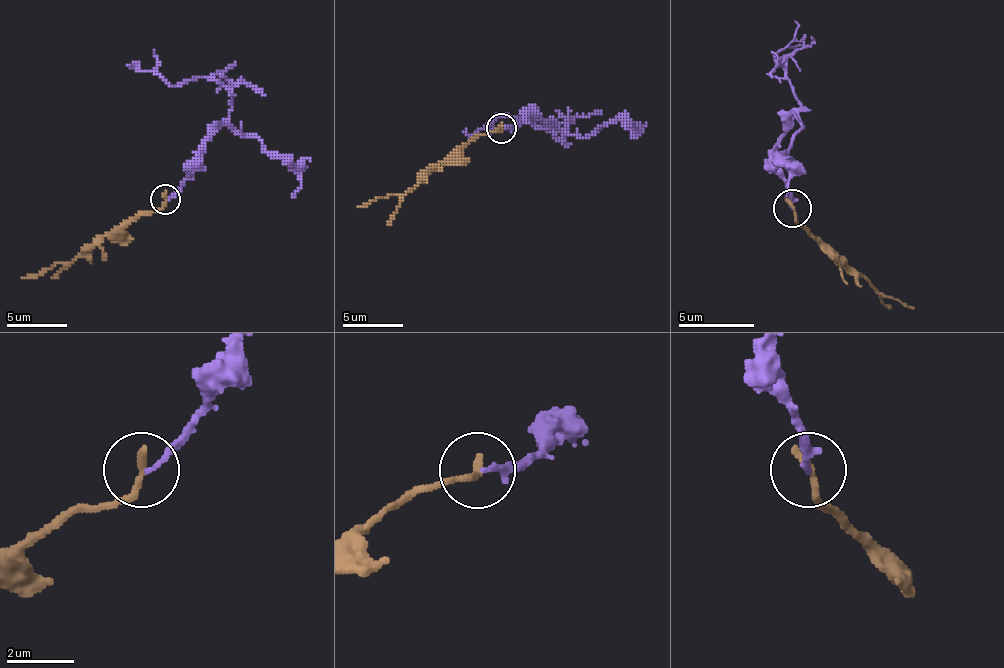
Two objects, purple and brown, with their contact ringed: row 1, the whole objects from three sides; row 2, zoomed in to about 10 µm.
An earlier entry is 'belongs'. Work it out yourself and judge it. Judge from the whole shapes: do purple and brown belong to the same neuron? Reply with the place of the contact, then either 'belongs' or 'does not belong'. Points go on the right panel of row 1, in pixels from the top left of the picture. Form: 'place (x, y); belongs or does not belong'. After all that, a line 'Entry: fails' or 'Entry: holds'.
place (792, 208); does not belong
Entry: fails

